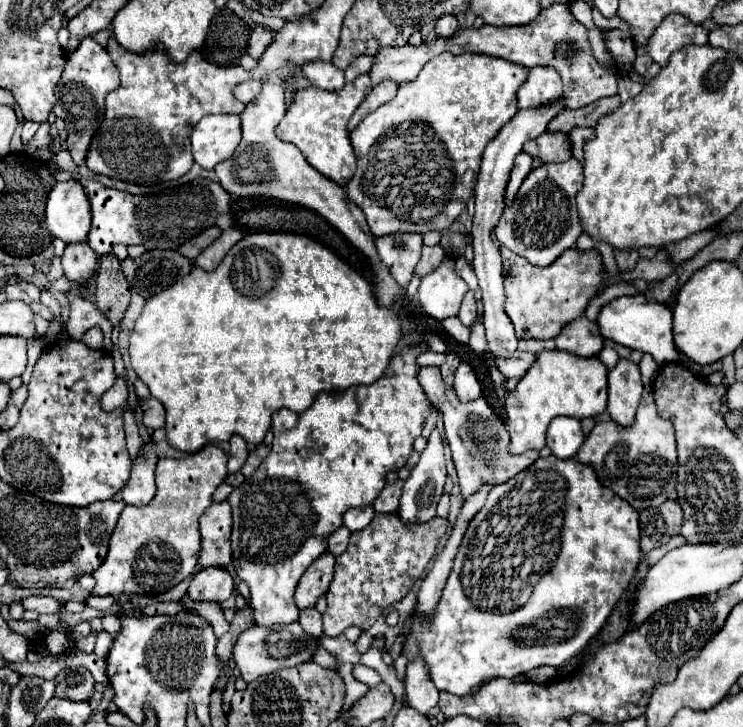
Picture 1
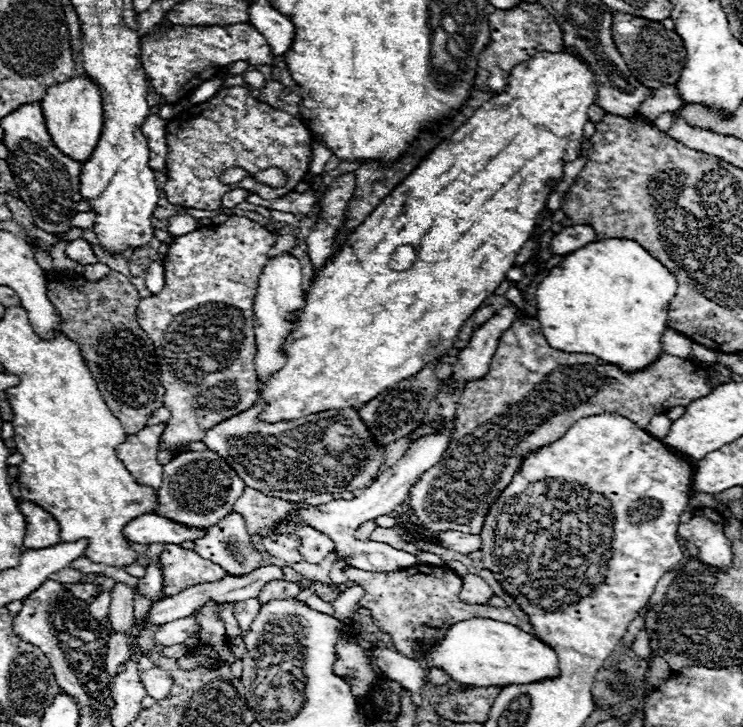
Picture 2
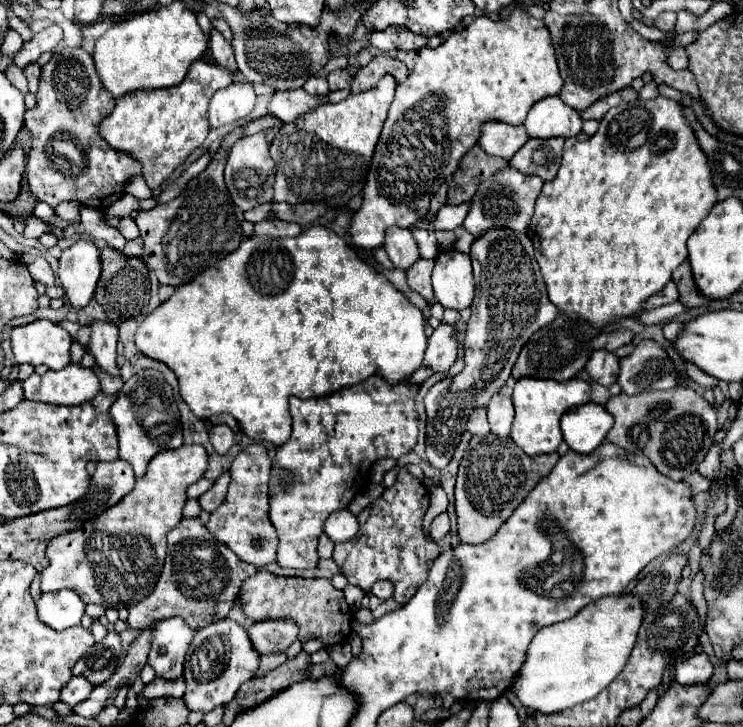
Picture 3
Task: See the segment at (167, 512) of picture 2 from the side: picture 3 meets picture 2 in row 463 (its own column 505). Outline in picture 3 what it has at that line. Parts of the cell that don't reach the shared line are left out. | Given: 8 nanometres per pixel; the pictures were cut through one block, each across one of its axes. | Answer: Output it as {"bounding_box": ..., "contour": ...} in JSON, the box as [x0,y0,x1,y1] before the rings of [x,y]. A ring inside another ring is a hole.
{"bounding_box":[462,166,544,236],"contour":[[[510,166],[504,168],[500,174],[494,174],[492,178],[488,178],[488,182],[480,184],[478,194],[472,198],[472,208],[462,224],[464,230],[470,232],[472,236],[480,236],[484,230],[490,230],[492,226],[504,226],[504,228],[526,232],[542,184],[544,180],[538,176],[524,176],[512,170]]]}

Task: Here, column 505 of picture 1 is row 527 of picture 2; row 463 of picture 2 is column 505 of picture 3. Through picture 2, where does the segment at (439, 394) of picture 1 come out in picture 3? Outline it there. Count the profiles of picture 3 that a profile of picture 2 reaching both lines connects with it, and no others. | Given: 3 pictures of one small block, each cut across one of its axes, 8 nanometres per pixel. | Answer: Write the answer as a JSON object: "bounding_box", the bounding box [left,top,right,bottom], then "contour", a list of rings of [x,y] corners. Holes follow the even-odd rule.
{"bounding_box":[456,434,558,544],"contour":[[[494,434],[472,438],[460,462],[456,480],[456,514],[460,542],[482,544],[488,538],[494,538],[500,526],[512,516],[512,512],[522,504],[532,488],[550,474],[558,458],[558,452],[530,458],[510,438],[496,438]]]}

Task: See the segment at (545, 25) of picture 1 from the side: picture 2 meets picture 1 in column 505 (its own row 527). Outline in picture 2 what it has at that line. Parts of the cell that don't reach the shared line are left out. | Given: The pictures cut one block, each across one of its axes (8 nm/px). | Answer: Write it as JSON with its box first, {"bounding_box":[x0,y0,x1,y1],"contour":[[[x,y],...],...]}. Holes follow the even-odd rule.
{"bounding_box":[18,500,60,548],"contour":[[[20,500],[18,502],[22,514],[26,516],[26,536],[24,536],[24,546],[26,548],[48,548],[60,542],[60,526],[58,522],[52,518],[50,512],[42,510],[40,506],[28,502],[28,500]]]}

